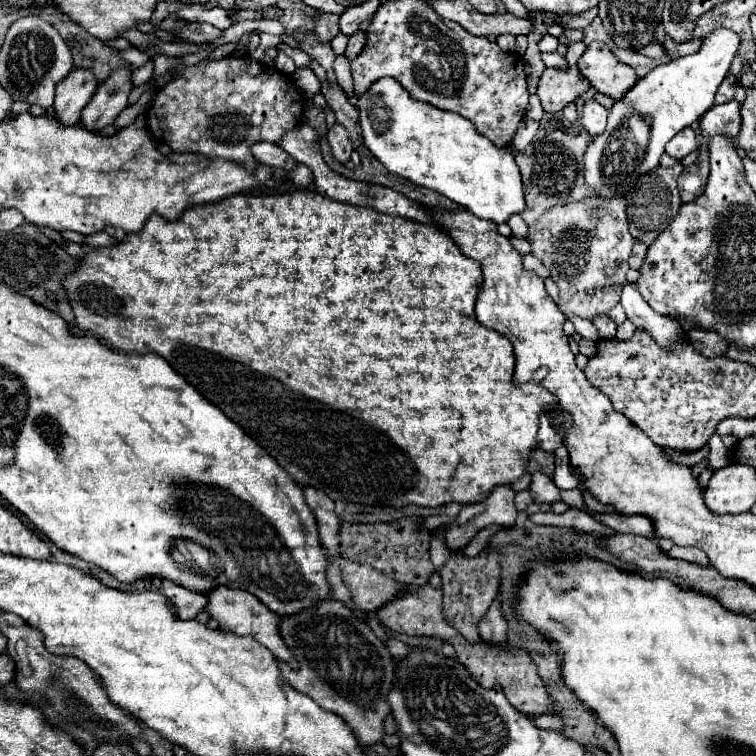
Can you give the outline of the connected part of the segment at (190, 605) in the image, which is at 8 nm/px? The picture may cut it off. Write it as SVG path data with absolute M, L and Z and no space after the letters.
M159 579L157 585L159 585L159 591L177 607L179 619L195 619L195 615L199 611L203 611L205 603L207 603L203 593L179 587L177 583L173 583L169 579Z

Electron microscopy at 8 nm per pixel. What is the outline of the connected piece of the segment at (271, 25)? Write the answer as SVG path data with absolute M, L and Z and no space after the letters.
M263 19L259 21L259 24L262 27L261 29L259 28L259 26L257 26L257 29L255 30L252 29L252 30L253 31L257 30L259 33L266 32L276 36L280 36L283 32L285 32L282 29L282 24L277 19L273 20Z

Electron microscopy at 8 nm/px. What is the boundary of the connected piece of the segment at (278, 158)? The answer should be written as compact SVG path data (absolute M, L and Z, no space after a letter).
M257 143L253 145L253 155L255 159L259 159L261 163L265 165L271 165L271 167L279 167L279 169L287 169L287 171L295 171L297 167L297 161L287 155L287 151L283 151L279 145L273 145L273 143Z

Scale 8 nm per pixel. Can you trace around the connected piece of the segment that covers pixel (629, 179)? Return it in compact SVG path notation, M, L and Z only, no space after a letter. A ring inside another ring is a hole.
M715 29L703 39L701 49L695 55L679 57L669 63L657 65L651 73L639 79L621 99L617 99L609 111L607 129L595 135L583 155L583 177L589 189L599 197L611 199L625 195L633 183L655 169L665 153L665 145L685 127L699 121L701 115L713 107L715 91L723 77L729 73L731 61L737 53L739 37L729 29ZM639 115L645 123L651 119L651 127L641 129L645 135L637 137L629 127L629 119Z

